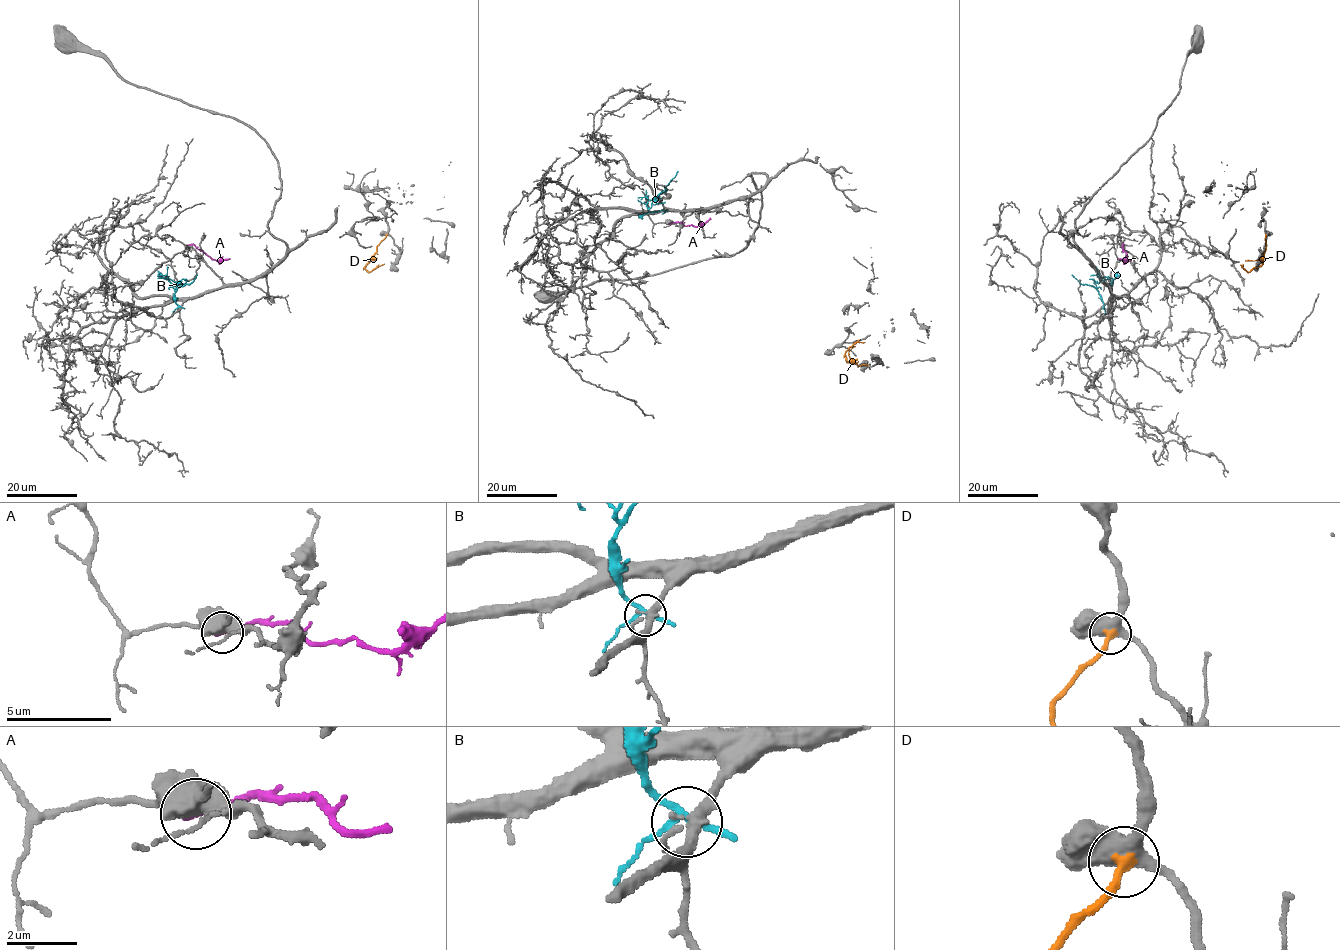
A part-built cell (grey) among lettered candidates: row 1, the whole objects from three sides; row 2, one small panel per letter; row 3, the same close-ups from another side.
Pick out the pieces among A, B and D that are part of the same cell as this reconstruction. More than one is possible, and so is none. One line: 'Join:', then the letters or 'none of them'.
Join: D

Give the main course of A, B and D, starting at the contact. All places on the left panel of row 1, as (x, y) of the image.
A: (189, 244), (217, 261), (230, 258)
B: (180, 307), (174, 294), (177, 284), (168, 279), (173, 285), (186, 281), (181, 279)
D: (386, 234), (365, 268), (369, 271), (384, 264)

